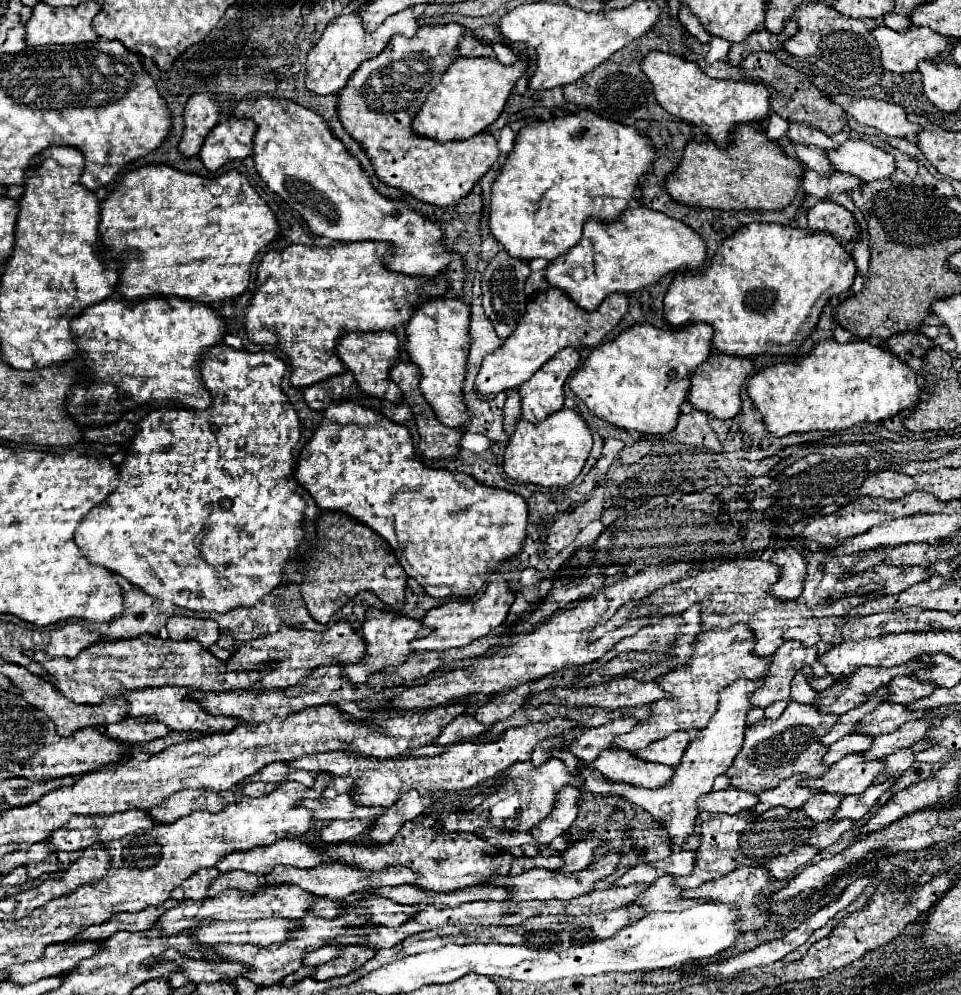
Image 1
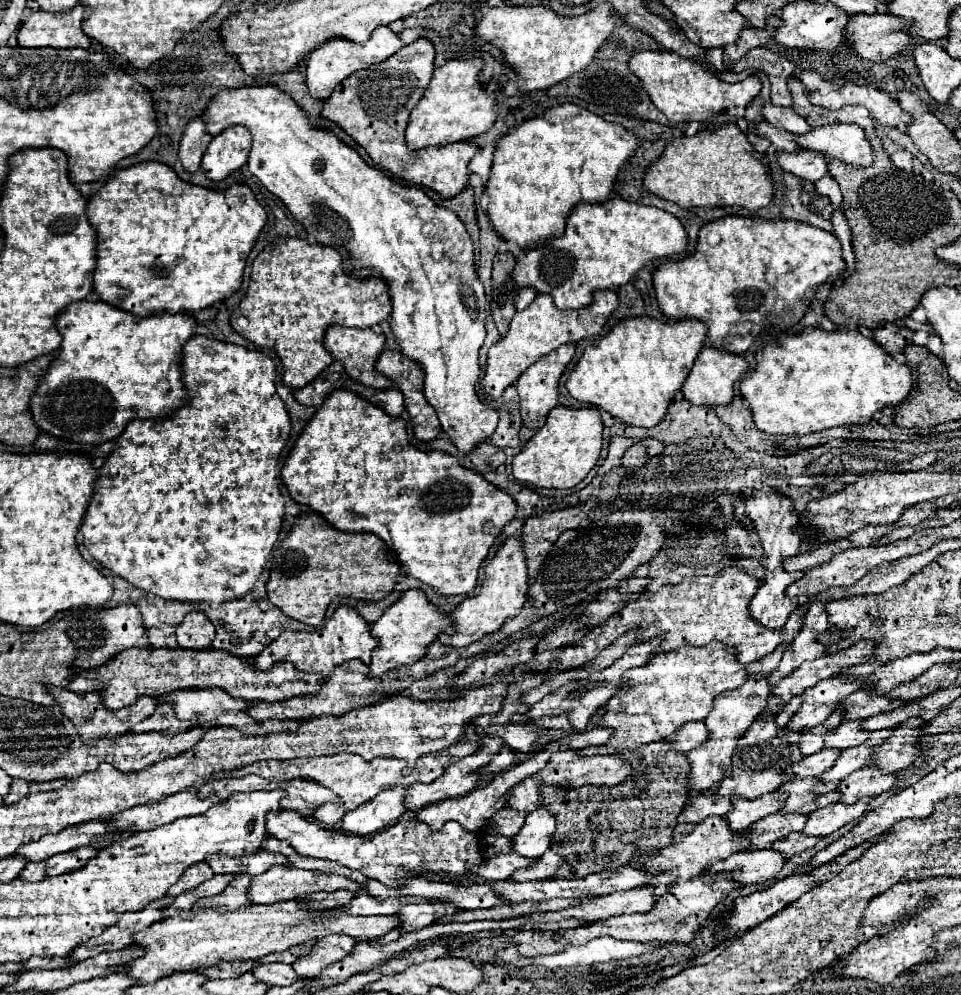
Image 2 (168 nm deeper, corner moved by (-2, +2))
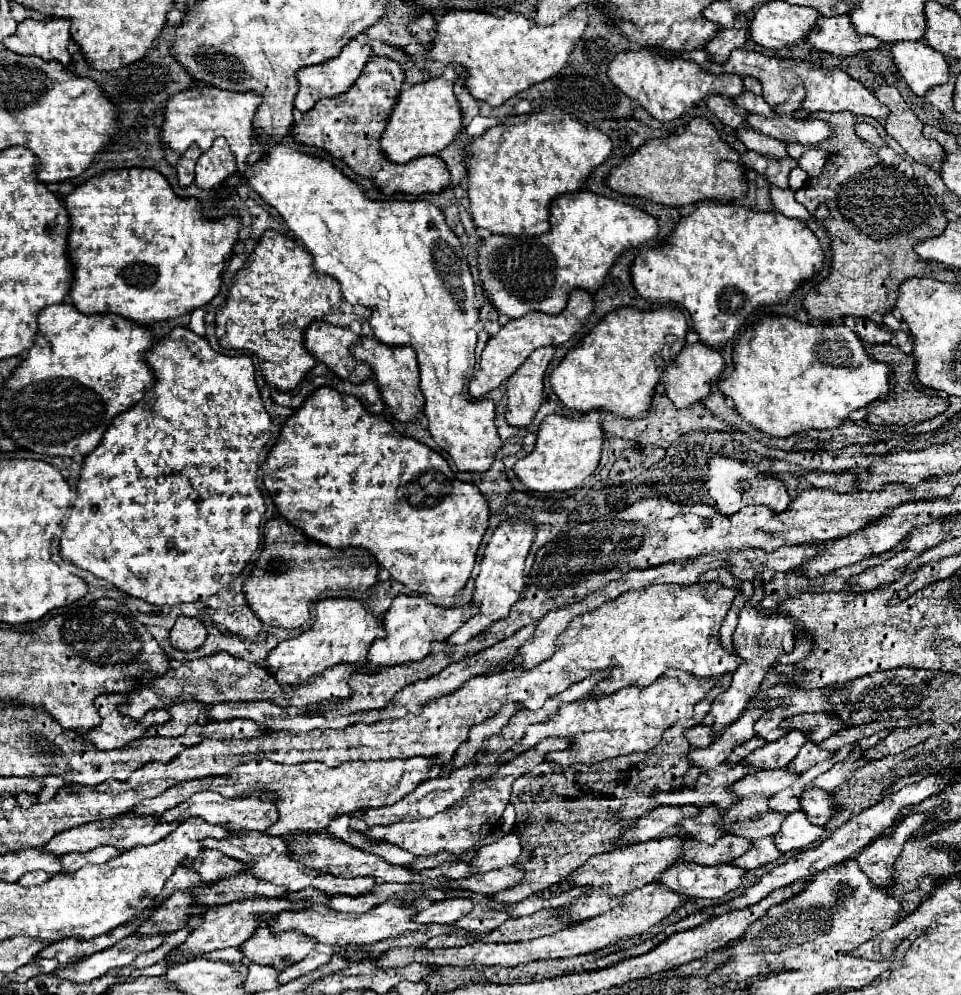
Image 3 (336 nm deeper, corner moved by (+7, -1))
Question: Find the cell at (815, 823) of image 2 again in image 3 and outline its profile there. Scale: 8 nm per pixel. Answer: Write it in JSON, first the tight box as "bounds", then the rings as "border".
{"bounds":[774,811,826,853],"border":[[[796,811],[796,813],[786,815],[780,831],[774,835],[774,843],[778,851],[786,853],[792,849],[804,849],[812,845],[814,841],[818,841],[818,837],[822,835],[826,835],[824,827],[808,823],[806,815],[802,811]]]}

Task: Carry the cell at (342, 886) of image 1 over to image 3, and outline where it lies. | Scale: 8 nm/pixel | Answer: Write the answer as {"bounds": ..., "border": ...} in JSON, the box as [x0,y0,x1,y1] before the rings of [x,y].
{"bounds":[166,897,296,963],"border":[[[254,897],[254,899],[246,899],[246,901],[234,901],[222,907],[212,907],[204,913],[202,917],[202,925],[194,927],[190,931],[190,935],[186,937],[186,941],[176,947],[166,959],[170,963],[180,963],[186,961],[190,955],[198,955],[198,953],[210,953],[216,949],[226,949],[226,947],[238,947],[242,945],[252,933],[254,929],[258,929],[262,925],[262,921],[258,919],[258,915],[262,913],[280,913],[280,911],[288,911],[292,909],[296,903],[288,901],[288,899],[264,899],[264,897]]]}

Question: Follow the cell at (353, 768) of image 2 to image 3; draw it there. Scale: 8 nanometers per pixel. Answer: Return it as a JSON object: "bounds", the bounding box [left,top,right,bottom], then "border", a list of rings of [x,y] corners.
{"bounds":[132,757,435,837],"border":[[[412,757],[406,761],[348,761],[340,767],[326,767],[322,763],[300,763],[300,765],[280,765],[272,761],[248,761],[242,763],[230,773],[222,777],[204,777],[186,781],[182,785],[174,785],[174,789],[166,789],[166,793],[150,799],[140,801],[132,813],[138,817],[148,815],[162,815],[164,811],[172,809],[174,805],[180,805],[188,797],[192,797],[198,791],[216,791],[224,797],[242,797],[250,791],[260,793],[272,793],[274,805],[278,809],[278,821],[266,829],[266,835],[272,837],[284,837],[294,831],[306,831],[306,833],[322,833],[326,825],[338,817],[346,815],[358,809],[376,809],[382,805],[394,805],[400,801],[406,793],[414,791],[424,779],[428,779],[435,759],[426,757]]]}

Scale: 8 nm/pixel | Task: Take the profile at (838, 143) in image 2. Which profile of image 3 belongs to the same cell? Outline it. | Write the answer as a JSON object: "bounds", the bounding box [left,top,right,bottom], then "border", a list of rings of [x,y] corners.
{"bounds":[748,111,830,145],"border":[[[774,111],[774,117],[758,117],[758,115],[748,115],[748,125],[764,135],[770,135],[778,141],[784,143],[802,143],[802,145],[818,145],[830,137],[830,127],[824,121],[814,121],[814,119],[794,119],[792,115],[778,115]]]}

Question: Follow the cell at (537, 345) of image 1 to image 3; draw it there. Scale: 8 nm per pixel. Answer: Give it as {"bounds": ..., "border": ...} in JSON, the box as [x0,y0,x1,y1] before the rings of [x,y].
{"bounds":[468,289,594,399],"border":[[[574,289],[568,295],[568,305],[562,313],[558,315],[546,315],[546,313],[528,313],[520,319],[510,319],[504,327],[500,327],[500,331],[488,339],[482,357],[480,357],[479,369],[474,378],[468,383],[468,393],[474,399],[480,399],[484,393],[496,389],[502,385],[502,381],[506,381],[526,359],[528,355],[538,349],[538,347],[558,347],[562,343],[566,343],[568,339],[572,339],[580,327],[582,321],[594,311],[594,299],[588,291],[584,289]]]}

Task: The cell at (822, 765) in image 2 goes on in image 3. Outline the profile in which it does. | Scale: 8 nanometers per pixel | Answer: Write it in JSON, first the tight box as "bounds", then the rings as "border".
{"bounds":[732,769,798,799],"border":[[[774,769],[774,771],[758,771],[754,775],[742,777],[732,785],[732,793],[736,793],[738,799],[748,795],[774,795],[786,787],[790,787],[798,775],[786,773],[786,769]]]}

